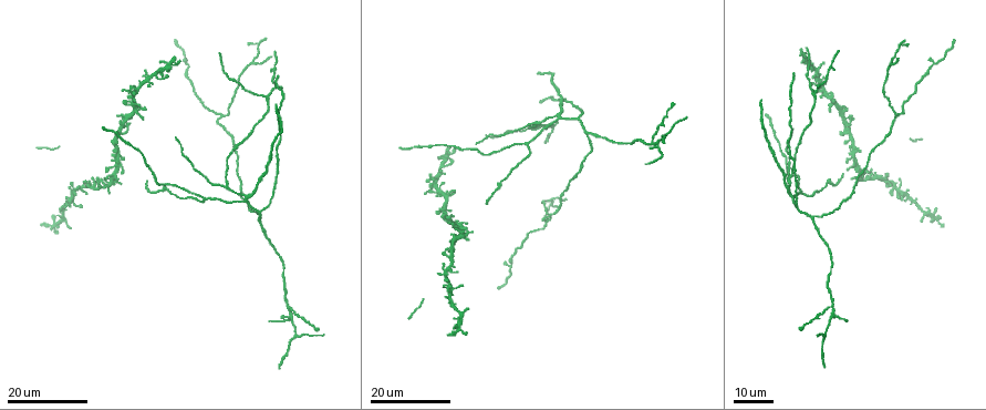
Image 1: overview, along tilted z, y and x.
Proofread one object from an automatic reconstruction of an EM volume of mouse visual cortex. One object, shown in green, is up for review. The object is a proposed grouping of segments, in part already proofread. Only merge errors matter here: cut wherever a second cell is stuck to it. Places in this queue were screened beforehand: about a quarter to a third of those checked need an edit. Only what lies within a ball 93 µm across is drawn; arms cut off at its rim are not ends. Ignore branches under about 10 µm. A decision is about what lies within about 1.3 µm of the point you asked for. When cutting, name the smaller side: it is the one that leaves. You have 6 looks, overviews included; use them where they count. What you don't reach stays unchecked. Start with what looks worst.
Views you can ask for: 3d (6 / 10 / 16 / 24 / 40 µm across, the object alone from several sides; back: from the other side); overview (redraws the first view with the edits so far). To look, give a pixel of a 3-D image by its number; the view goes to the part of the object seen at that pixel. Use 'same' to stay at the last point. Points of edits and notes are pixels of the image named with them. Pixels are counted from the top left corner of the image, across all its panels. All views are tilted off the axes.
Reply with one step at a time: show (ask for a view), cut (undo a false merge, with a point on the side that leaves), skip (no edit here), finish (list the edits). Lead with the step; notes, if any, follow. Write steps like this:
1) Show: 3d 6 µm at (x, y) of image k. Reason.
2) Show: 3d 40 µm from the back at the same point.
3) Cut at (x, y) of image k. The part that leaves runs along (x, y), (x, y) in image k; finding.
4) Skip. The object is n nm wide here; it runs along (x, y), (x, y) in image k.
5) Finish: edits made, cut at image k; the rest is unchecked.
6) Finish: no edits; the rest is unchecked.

Show: 3d 16 µm at (266, 98) of image 1. Three-way junction.

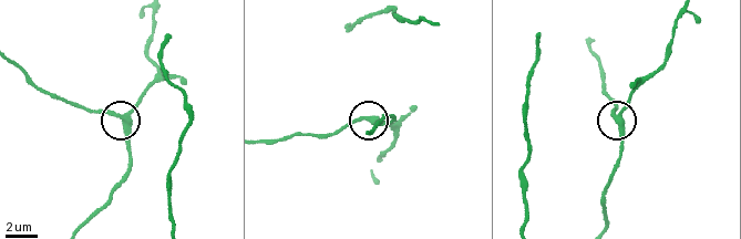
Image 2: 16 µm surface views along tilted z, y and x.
Show: 3d 6 µm at (124, 114) of image 2.

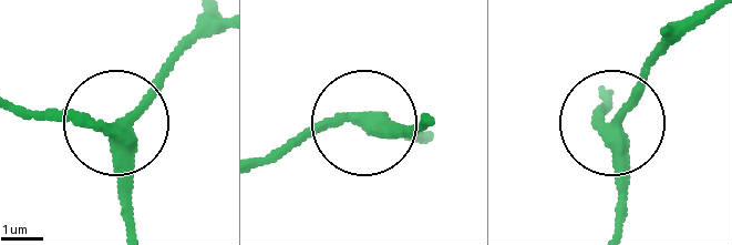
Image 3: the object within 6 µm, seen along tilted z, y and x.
Show: 3d 6 µm from the back at (121, 123) of image 3. From behind.

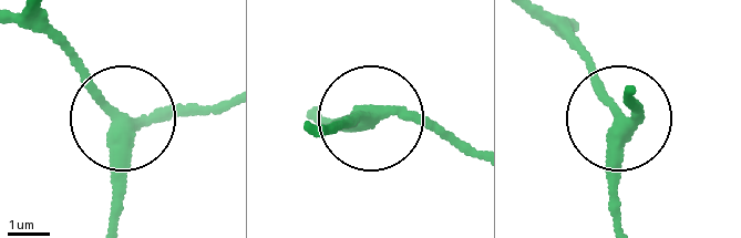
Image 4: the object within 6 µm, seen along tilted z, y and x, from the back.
Skip. It runs along (120, 216), (116, 121), (29, 17) in image 4; continuous, no second cell.

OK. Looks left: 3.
Show: 3d 16 µm at (228, 184) of image 1. Branch point.

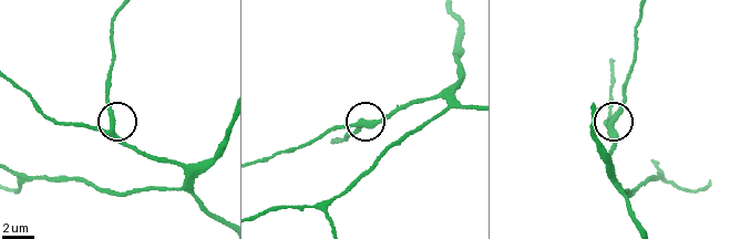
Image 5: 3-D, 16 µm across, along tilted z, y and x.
Show: 3d 10 µm at (362, 122) of image 5.

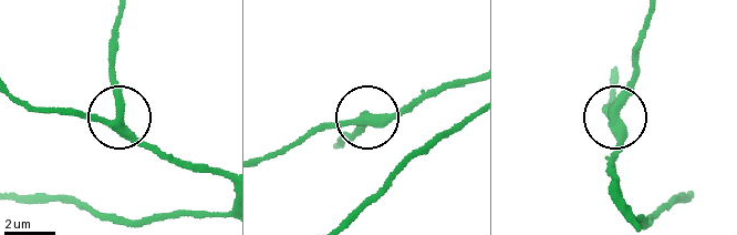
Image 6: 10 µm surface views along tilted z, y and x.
Show: 3d 10 µm from the back at (613, 114) of image 6.

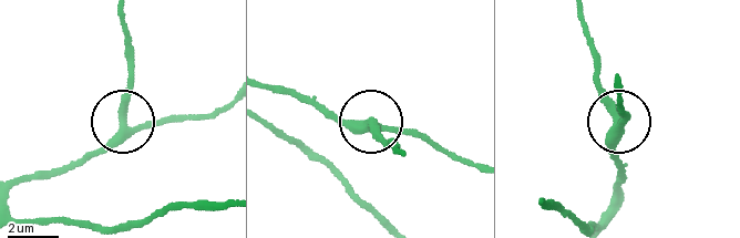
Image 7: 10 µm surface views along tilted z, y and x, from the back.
Skip. 3 arms meet here; it runs along (19, 185), (94, 157), (122, 122), (145, 126), (198, 120) in image 7; continuous, no second cell.

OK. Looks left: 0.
Finish: no edits; the rest is unchecked.

